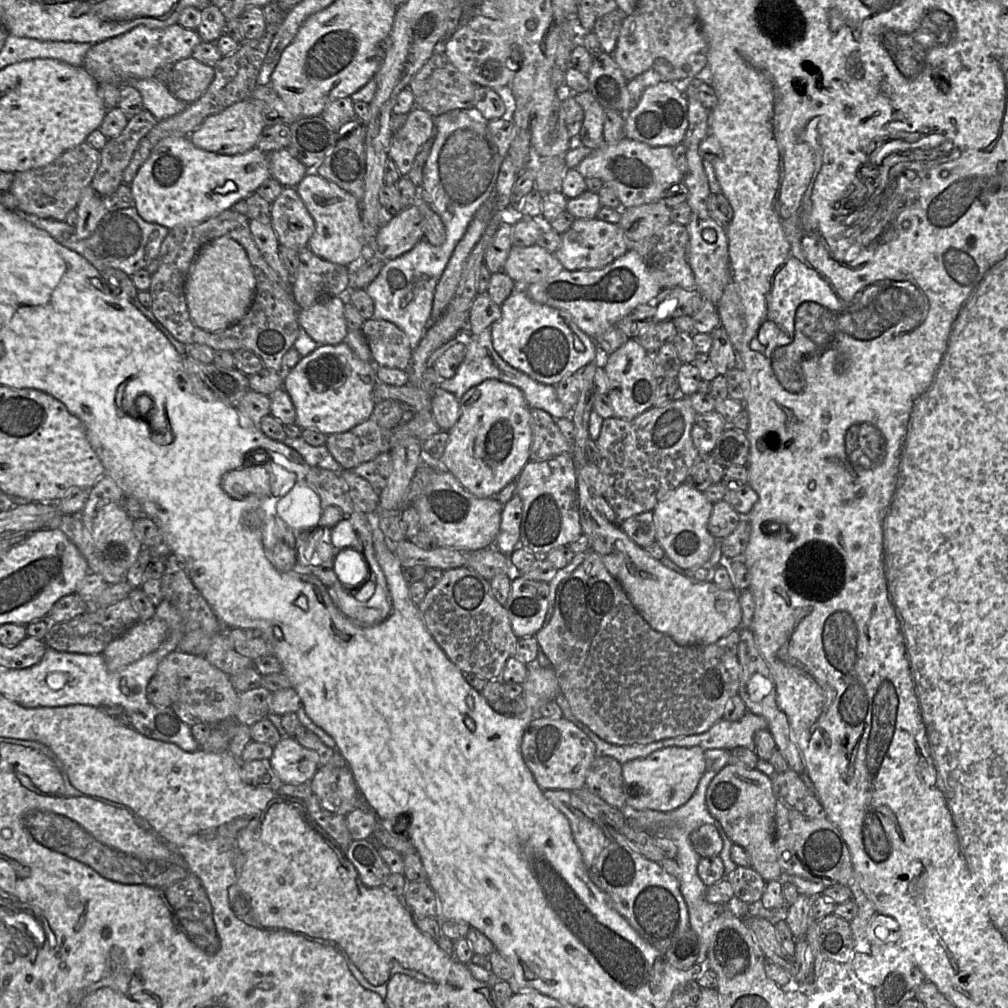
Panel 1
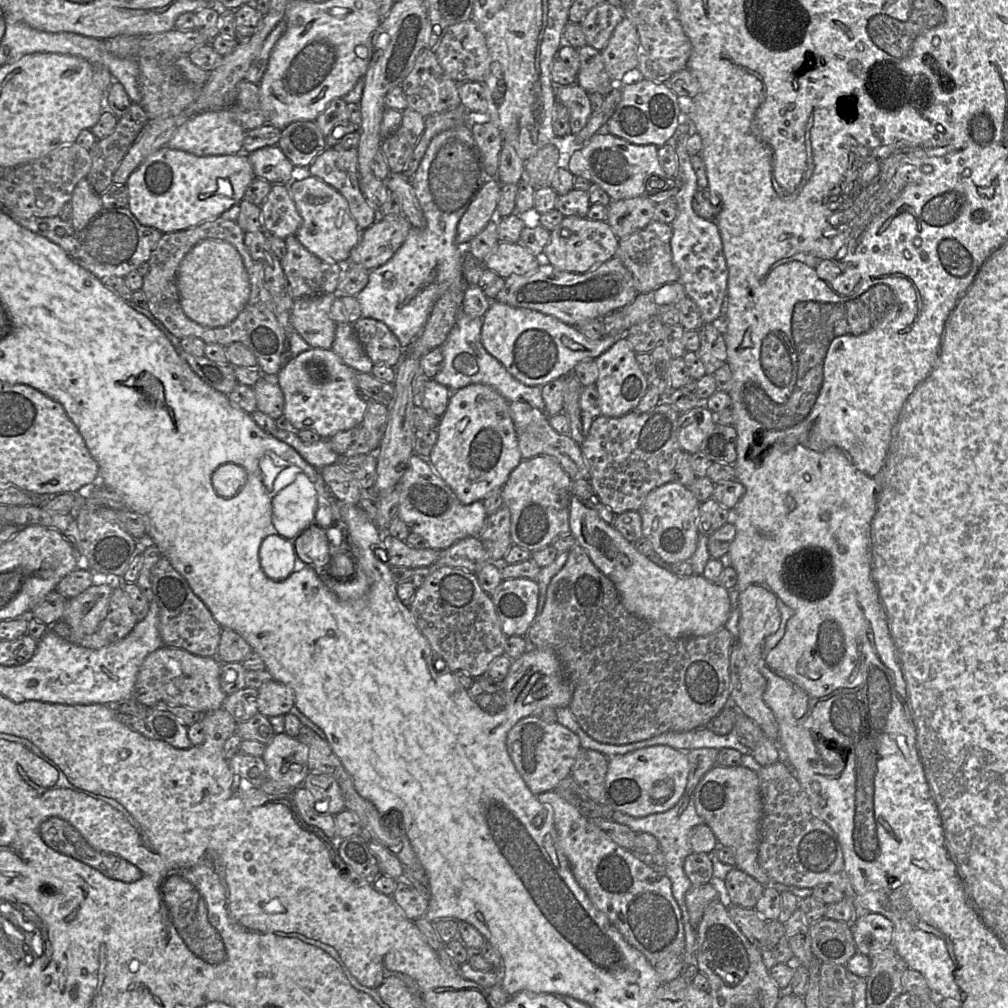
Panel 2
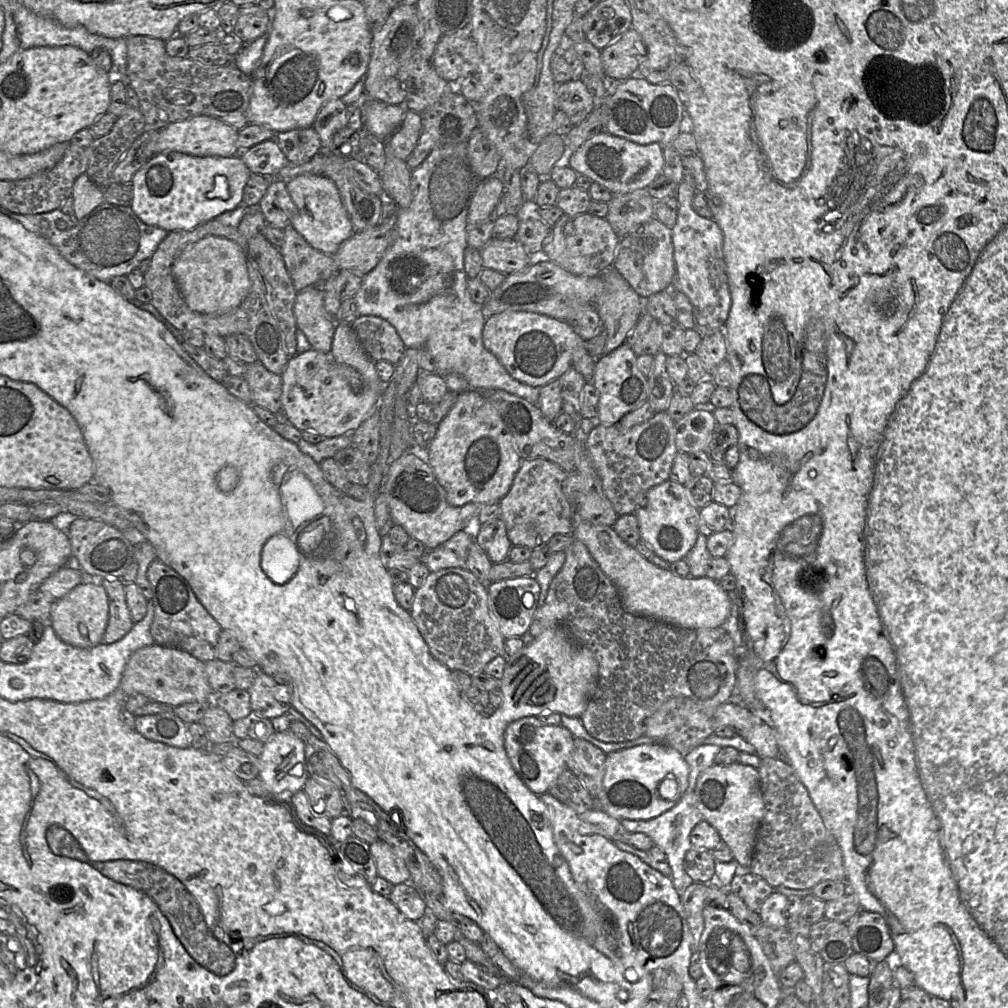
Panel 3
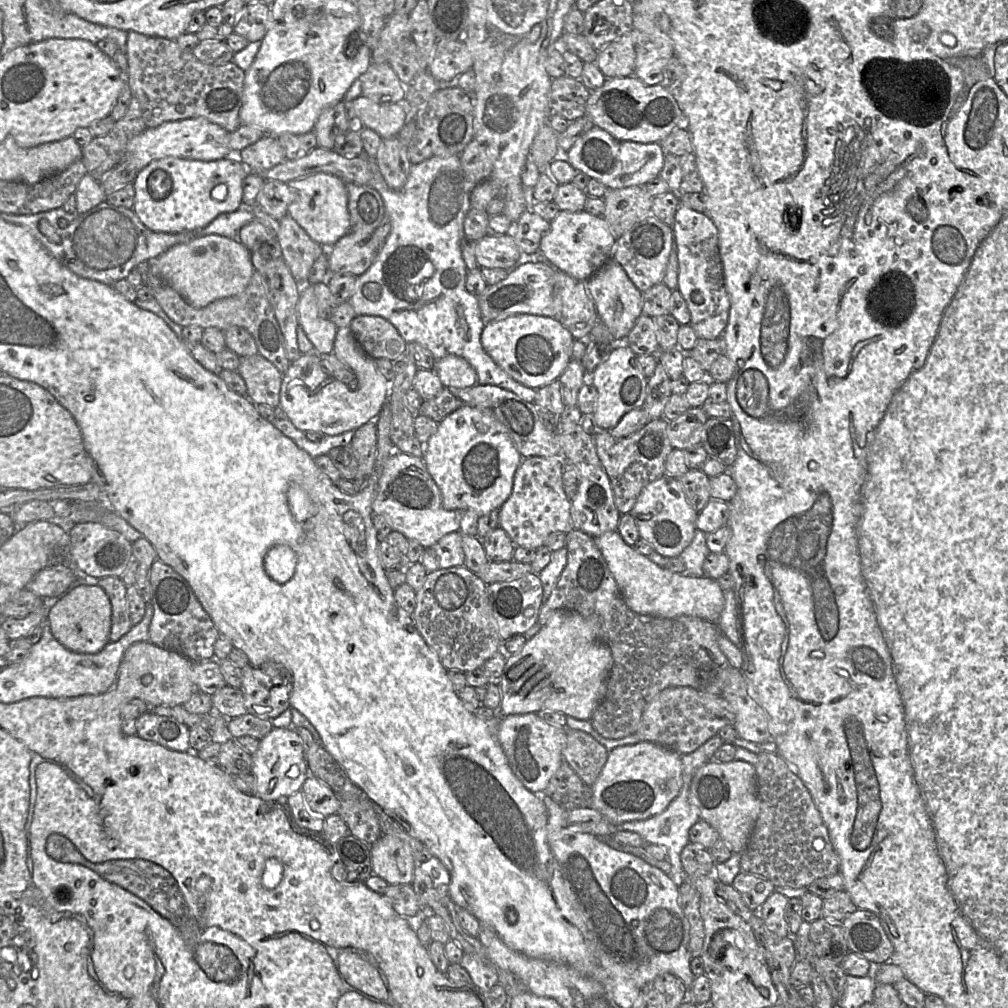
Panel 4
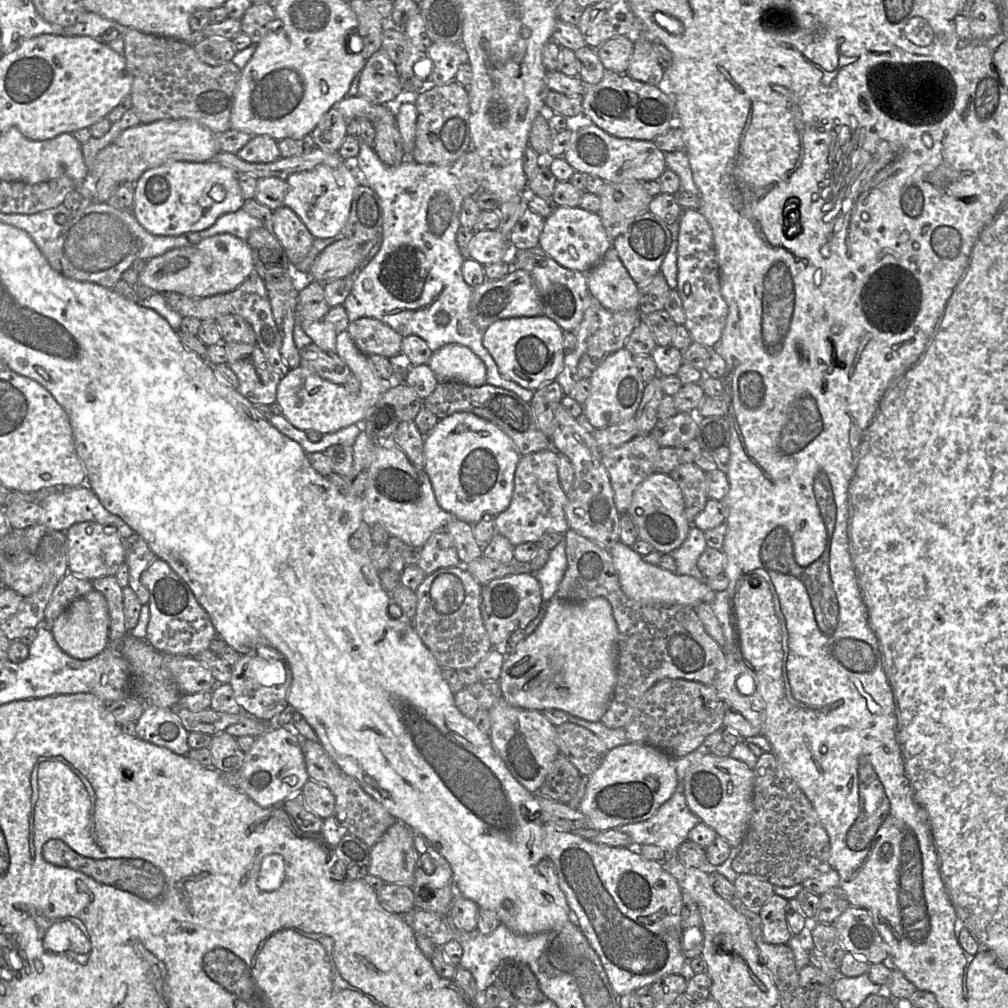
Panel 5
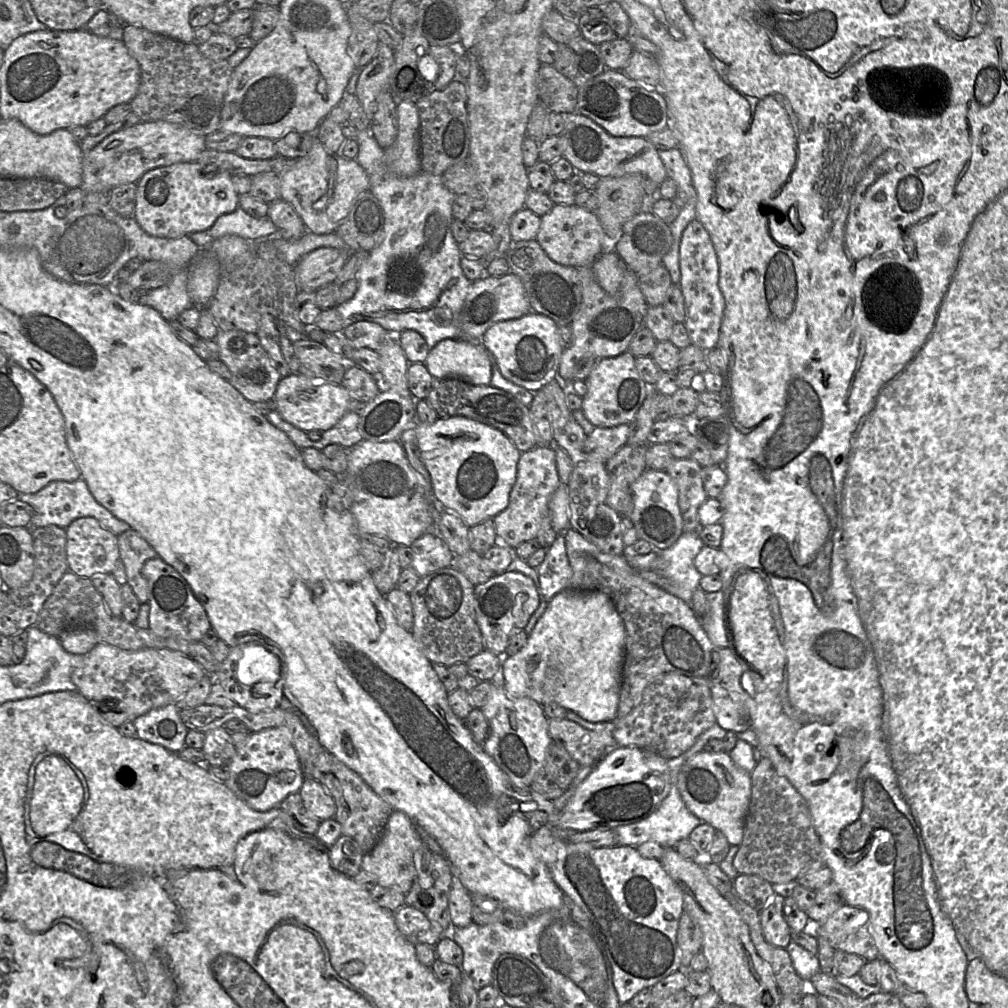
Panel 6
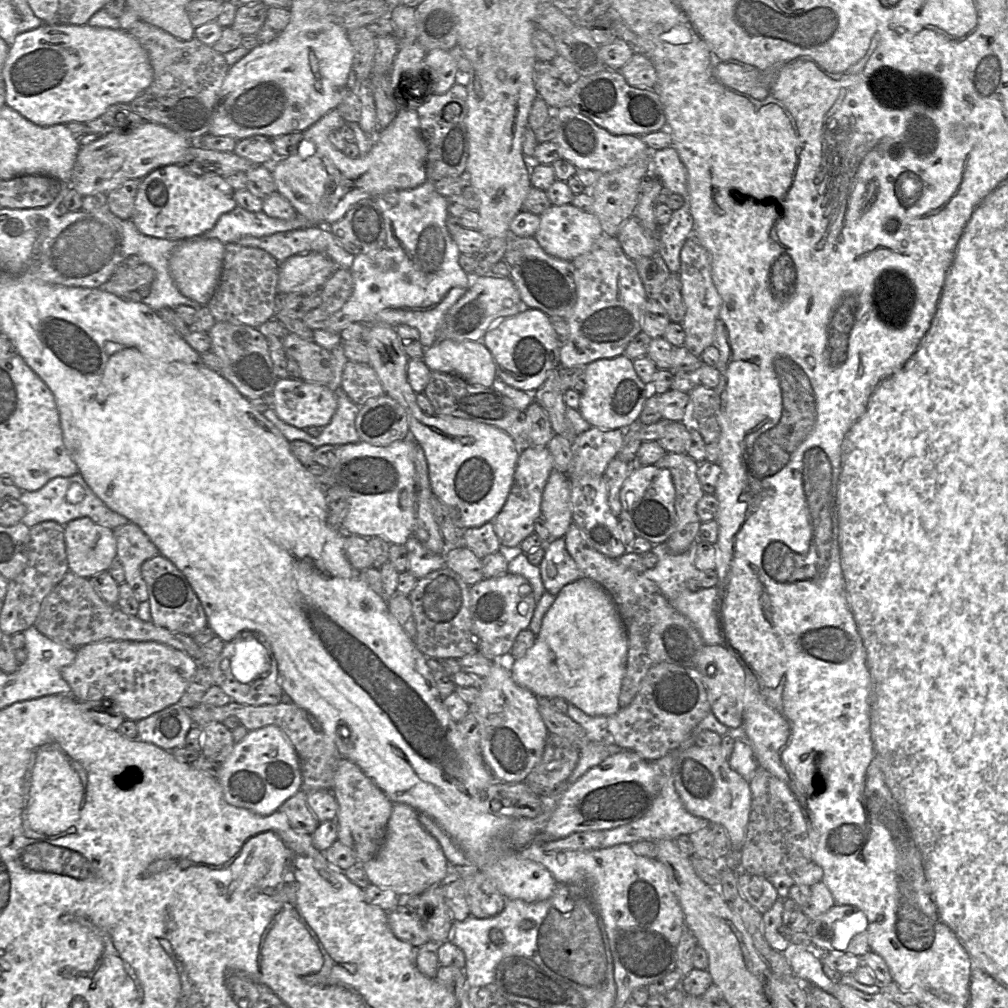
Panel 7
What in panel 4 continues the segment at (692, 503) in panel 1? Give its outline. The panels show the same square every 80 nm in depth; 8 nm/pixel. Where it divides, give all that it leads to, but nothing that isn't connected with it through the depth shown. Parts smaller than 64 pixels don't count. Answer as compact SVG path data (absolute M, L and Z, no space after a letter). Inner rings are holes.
M664 474L642 489L629 514L635 519L640 538L651 544L657 553L670 558L678 557L692 542L699 512L687 501L679 480Z

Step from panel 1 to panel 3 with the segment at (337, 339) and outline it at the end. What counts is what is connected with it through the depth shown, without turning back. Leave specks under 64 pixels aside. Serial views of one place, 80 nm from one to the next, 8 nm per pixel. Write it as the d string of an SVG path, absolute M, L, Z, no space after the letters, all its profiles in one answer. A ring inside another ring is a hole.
M308 286L297 293L294 316L313 349L330 354L336 322L325 309L322 286Z

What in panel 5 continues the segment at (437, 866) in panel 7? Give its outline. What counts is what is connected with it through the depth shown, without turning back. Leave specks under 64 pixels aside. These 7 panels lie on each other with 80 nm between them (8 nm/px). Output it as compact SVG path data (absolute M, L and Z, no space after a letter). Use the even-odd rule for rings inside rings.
M396 819L370 849L368 873L381 878L385 883L412 887L415 864L413 831Z

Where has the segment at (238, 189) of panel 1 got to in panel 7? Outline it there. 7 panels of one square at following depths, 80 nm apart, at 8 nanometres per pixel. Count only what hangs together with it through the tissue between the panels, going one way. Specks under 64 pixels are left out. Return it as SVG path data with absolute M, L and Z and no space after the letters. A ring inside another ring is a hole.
M177 164L162 166L142 180L131 219L148 236L169 240L202 236L215 226L222 214L237 206L234 192L224 176L197 176Z

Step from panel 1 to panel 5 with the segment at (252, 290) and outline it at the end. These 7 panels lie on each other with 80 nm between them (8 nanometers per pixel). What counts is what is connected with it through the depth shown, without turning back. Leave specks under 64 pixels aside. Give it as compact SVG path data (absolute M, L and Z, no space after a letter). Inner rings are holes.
M221 233L149 259L139 273L138 285L147 286L156 293L175 292L190 298L206 298L235 290L254 270L248 243L235 235Z

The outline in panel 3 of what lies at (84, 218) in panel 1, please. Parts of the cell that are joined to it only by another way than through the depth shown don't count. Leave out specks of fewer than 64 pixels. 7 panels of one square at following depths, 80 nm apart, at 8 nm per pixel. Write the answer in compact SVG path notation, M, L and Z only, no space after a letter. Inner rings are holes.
M80 175L73 184L73 216L79 221L105 202L104 189L96 185L89 176Z

